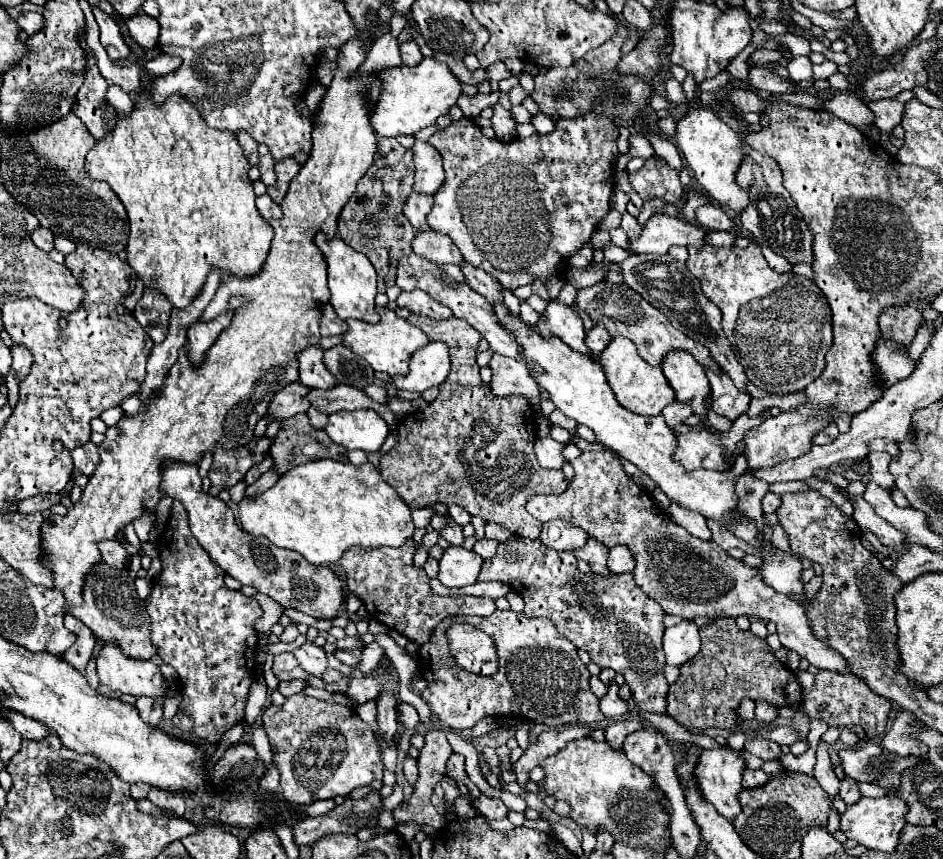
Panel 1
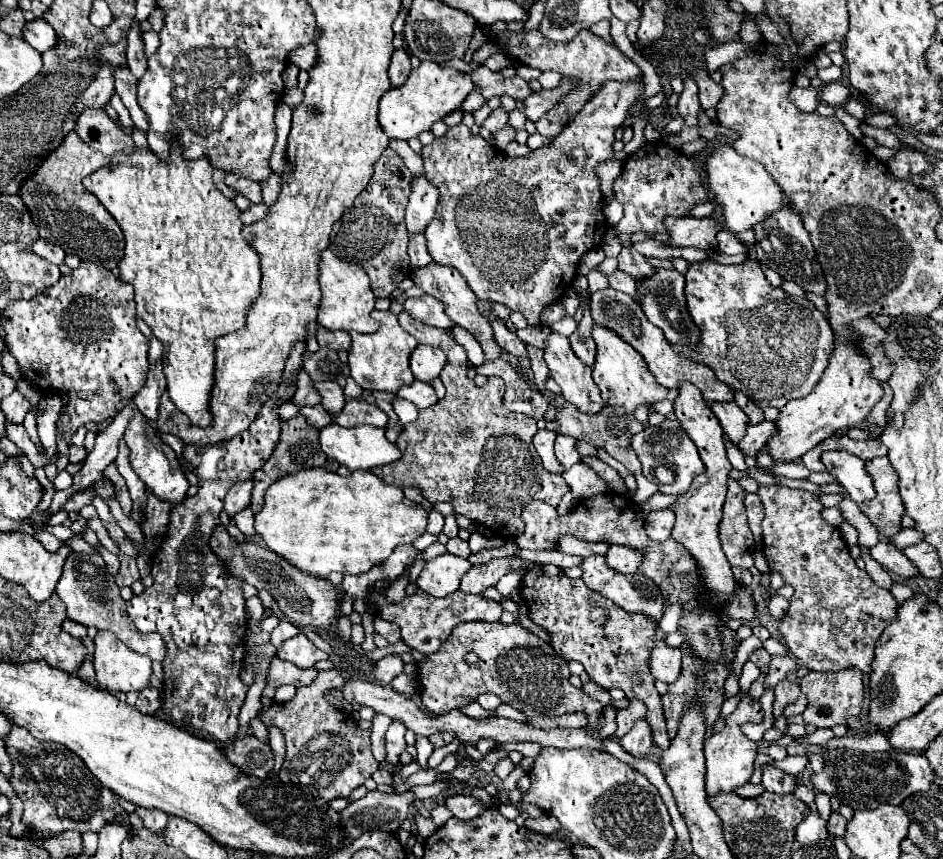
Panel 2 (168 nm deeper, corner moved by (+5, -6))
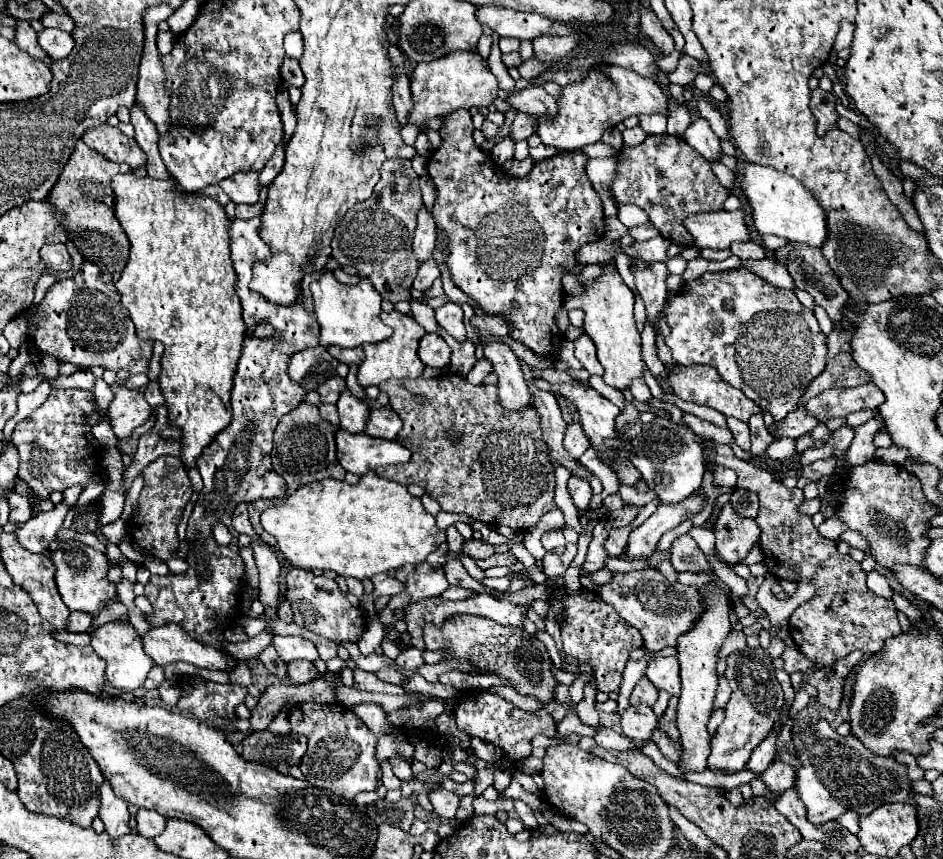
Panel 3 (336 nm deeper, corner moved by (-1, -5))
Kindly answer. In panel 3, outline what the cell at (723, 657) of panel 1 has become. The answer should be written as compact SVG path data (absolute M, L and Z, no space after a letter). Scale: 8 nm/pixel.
M672 697L668 703L666 713L660 717L660 729L664 729L672 739L678 739L678 729L676 729L676 707L678 707L678 697Z

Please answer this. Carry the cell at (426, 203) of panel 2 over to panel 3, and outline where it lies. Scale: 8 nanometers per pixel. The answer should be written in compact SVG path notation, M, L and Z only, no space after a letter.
M422 205L418 211L418 225L414 231L414 241L412 241L412 251L418 261L426 261L432 257L436 245L436 223L432 219L432 213Z

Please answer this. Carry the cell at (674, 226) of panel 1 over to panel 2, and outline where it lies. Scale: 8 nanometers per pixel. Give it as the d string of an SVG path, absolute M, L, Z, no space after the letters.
M668 216L666 220L670 240L666 244L674 246L694 246L700 250L714 250L718 246L716 234L722 230L718 218L694 218L694 216L684 216L684 218L674 218Z

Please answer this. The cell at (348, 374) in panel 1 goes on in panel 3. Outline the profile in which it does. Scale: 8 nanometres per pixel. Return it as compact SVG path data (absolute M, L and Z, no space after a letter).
M318 345L314 349L304 349L302 353L296 353L288 365L288 373L306 391L316 391L320 383L336 375L338 365L340 361L332 357L322 345Z

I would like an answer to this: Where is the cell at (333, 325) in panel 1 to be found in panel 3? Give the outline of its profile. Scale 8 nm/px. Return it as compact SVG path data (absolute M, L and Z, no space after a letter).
M330 345L328 353L332 353L332 357L336 357L340 363L360 363L364 359L364 349L362 347L342 349L338 345Z

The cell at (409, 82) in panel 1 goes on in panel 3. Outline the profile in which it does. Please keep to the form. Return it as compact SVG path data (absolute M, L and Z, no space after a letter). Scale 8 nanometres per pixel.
M456 51L446 57L434 59L434 61L422 61L416 65L412 73L412 111L408 113L408 123L416 125L418 129L424 129L430 119L446 117L458 109L470 109L470 107L482 107L490 105L496 99L498 93L498 81L486 67L486 61L480 57L480 53L472 51Z

